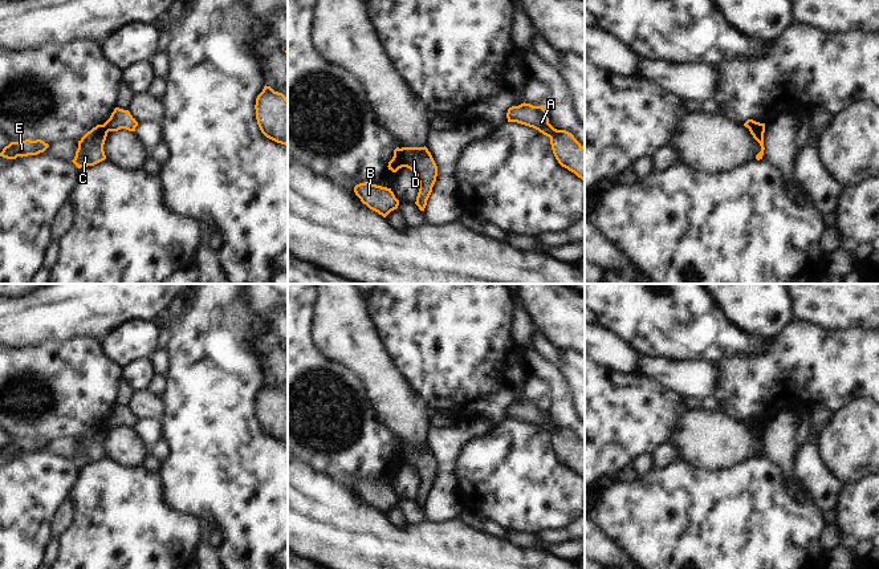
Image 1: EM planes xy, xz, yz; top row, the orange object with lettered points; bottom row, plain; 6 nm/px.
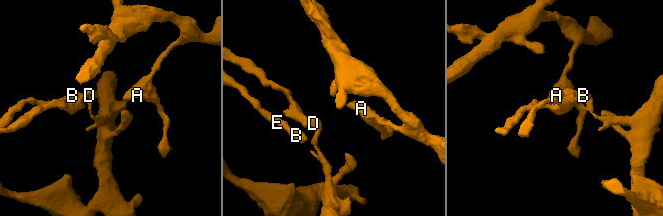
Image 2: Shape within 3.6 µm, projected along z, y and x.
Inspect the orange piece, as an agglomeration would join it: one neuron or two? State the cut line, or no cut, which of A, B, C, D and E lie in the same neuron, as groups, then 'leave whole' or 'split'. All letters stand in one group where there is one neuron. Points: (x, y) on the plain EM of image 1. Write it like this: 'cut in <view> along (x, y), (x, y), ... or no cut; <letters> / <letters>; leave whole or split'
cut in xz along (399, 446), (403, 463); A B D E / C; split

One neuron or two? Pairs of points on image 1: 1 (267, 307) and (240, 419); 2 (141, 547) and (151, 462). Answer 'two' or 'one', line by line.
1: two
2: two

